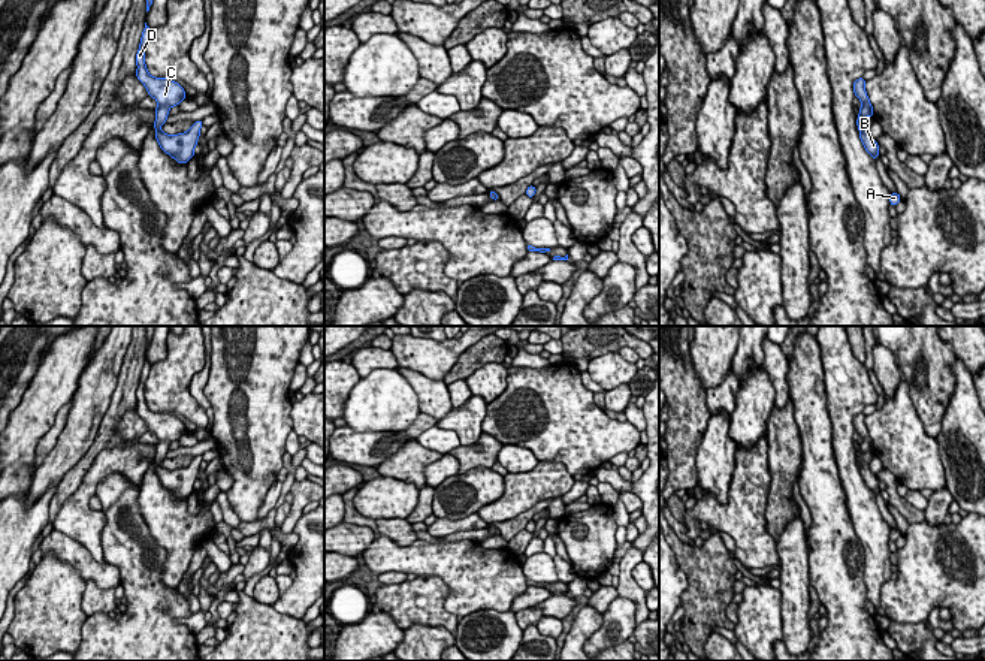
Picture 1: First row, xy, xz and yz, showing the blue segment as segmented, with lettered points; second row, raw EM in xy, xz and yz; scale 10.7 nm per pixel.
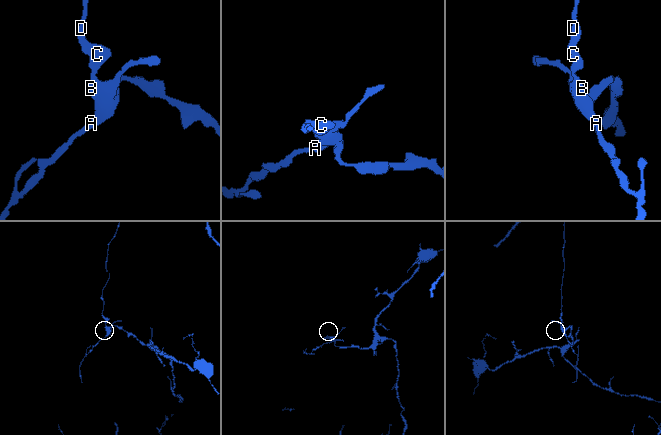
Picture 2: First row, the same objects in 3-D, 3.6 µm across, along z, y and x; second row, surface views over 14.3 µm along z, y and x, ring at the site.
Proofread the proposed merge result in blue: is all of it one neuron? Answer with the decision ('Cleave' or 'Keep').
Keep

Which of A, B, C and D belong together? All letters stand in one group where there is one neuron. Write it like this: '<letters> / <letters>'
A B C D

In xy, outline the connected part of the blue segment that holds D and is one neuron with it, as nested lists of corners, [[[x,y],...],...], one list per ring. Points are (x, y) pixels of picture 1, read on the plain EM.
[[[145,357],[139,386],[136,389],[136,411],[145,420],[148,431],[154,432],[158,438],[155,443],[154,464],[160,483],[178,498],[187,498],[194,491],[194,482],[197,480],[197,474],[200,471],[199,467],[203,458],[199,455],[193,458],[188,467],[179,470],[166,470],[160,465],[160,462],[166,458],[169,444],[175,440],[179,440],[184,434],[187,434],[187,431],[178,417],[166,413],[154,413],[148,408],[143,389],[149,368],[151,363]]]

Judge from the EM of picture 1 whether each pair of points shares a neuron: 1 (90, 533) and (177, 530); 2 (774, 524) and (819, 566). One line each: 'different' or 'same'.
1: different
2: different

